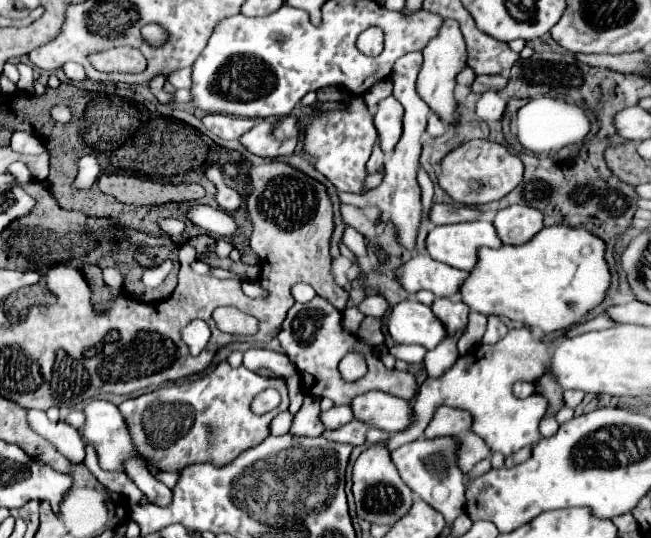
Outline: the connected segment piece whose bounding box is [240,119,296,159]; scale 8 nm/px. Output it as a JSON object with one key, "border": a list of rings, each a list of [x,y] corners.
{"border":[[[260,119],[256,125],[240,137],[240,143],[254,155],[258,157],[268,157],[268,159],[278,159],[278,157],[288,157],[294,153],[296,143],[276,143],[268,135],[272,131],[272,121],[270,119]]]}

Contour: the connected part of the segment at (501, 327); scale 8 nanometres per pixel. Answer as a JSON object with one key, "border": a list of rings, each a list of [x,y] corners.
{"border":[[[488,315],[488,327],[484,335],[484,343],[498,343],[508,333],[506,323],[498,315]]]}

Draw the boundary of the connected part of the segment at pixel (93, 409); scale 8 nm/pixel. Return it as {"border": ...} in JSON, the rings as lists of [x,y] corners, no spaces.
{"border":[[[90,399],[84,407],[84,415],[86,415],[86,419],[84,419],[84,425],[80,429],[80,437],[84,439],[84,443],[88,443],[96,449],[98,463],[104,471],[122,471],[122,461],[128,455],[140,457],[130,443],[128,429],[124,429],[124,419],[114,403],[106,401],[106,399]]]}

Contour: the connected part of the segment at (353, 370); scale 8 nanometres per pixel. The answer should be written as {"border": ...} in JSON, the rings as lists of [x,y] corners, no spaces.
{"border":[[[356,351],[346,353],[340,361],[340,373],[346,381],[356,381],[356,379],[364,377],[366,375],[366,357]]]}

